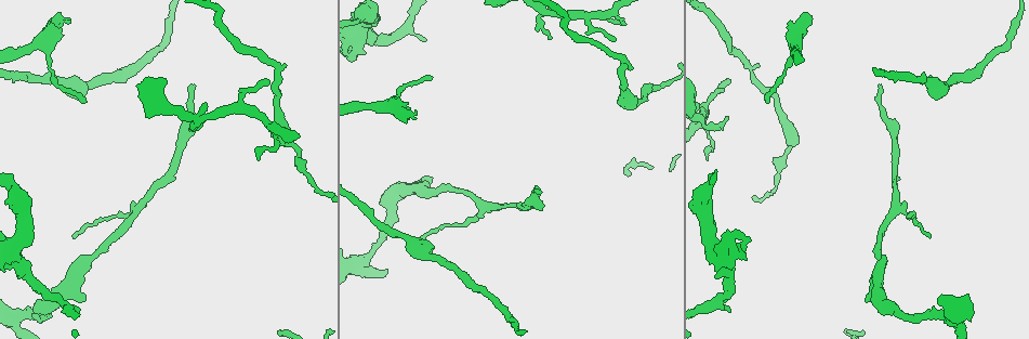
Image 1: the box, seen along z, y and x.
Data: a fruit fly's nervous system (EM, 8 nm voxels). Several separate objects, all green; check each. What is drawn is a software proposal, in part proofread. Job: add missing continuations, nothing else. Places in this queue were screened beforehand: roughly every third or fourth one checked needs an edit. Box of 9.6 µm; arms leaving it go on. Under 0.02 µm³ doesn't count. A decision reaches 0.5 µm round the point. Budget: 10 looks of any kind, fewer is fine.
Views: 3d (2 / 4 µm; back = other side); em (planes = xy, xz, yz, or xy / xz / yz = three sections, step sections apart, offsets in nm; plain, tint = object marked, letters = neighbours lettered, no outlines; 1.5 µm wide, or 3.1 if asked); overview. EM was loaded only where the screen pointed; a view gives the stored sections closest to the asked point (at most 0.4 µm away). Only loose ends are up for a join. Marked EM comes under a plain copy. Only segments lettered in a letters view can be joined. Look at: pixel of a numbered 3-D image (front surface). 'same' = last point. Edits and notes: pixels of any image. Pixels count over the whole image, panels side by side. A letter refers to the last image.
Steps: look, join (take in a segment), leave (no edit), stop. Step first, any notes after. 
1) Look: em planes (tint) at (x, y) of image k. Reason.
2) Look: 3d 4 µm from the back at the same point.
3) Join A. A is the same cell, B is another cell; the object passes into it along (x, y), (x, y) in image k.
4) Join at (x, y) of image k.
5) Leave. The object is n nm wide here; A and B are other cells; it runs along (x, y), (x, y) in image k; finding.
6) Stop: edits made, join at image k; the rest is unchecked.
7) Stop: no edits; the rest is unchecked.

Look: 3d 4 µm at (258, 158) of image 1. Tapers out.

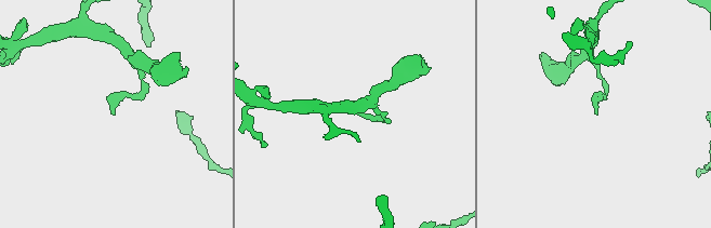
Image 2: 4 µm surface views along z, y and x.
Look: em xy step 4 (tint) at (114, 111) of image 2. Need the tissue.

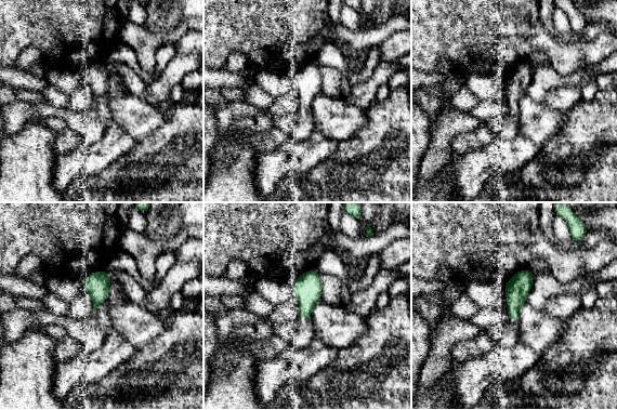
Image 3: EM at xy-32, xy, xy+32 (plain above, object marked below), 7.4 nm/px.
Look: em planes (letters) at the same point.

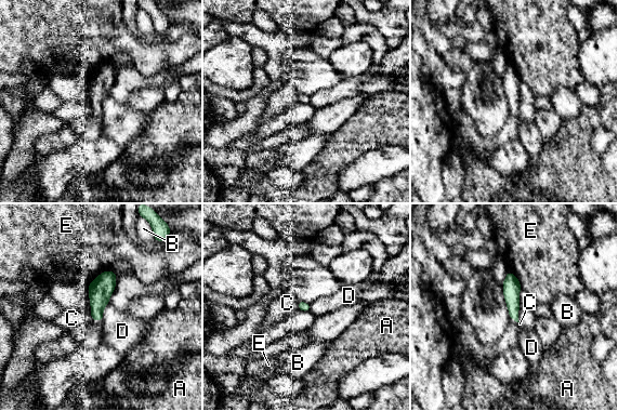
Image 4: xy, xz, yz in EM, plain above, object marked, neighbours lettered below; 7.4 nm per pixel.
Leave. A, B, C, D and E are other cells; a border runs along (108, 304), (103, 309), (101, 321) in image 4; none of them fits.

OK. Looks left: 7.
Look: em planes (tint) at (614, 40) of image 1. An open end.

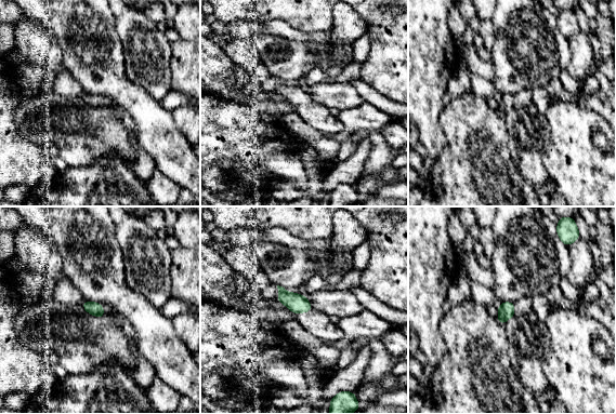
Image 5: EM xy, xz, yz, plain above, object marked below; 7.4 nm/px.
Look: em planes (letters) at the same point. What lies round it.

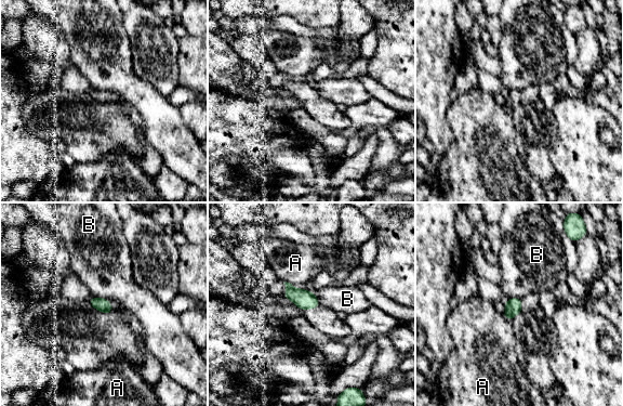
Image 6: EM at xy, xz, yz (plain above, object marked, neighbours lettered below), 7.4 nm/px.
Leave. The longest contact is with B, 140 nm; A and B are other cells; none of them fits.

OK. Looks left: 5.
Look: 3d 4 µm at (415, 118) of image 1.

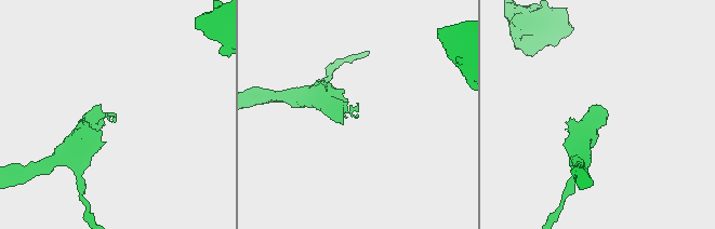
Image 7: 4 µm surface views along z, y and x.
Look: em planes (letters) at (605, 119) of image 7. Shape alone is not enough.

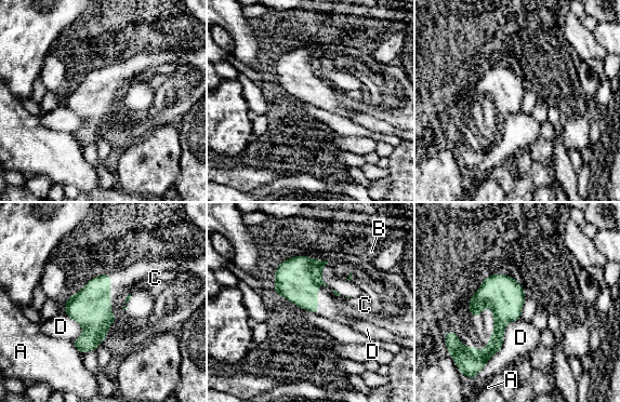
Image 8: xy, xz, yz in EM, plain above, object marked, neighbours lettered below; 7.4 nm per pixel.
Join C. C is the same cell, A, B and D are other cells; the object passes into it along (91, 308), (109, 295), (137, 277) in image 8; the cell continues.

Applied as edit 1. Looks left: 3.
Look: em planes (letters) at (82, 297) of image 1. Free end.

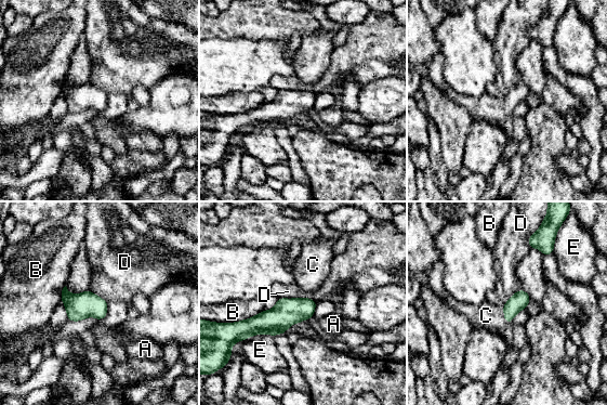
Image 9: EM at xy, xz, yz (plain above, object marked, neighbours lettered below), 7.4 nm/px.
Join C. The longest contact is with B, 300 nm; C is the same cell, A, B, D and E are other cells; it goes on there.

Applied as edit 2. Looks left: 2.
Stop: edits made, join at image 8, join at image 9; the rest is unchecked.

